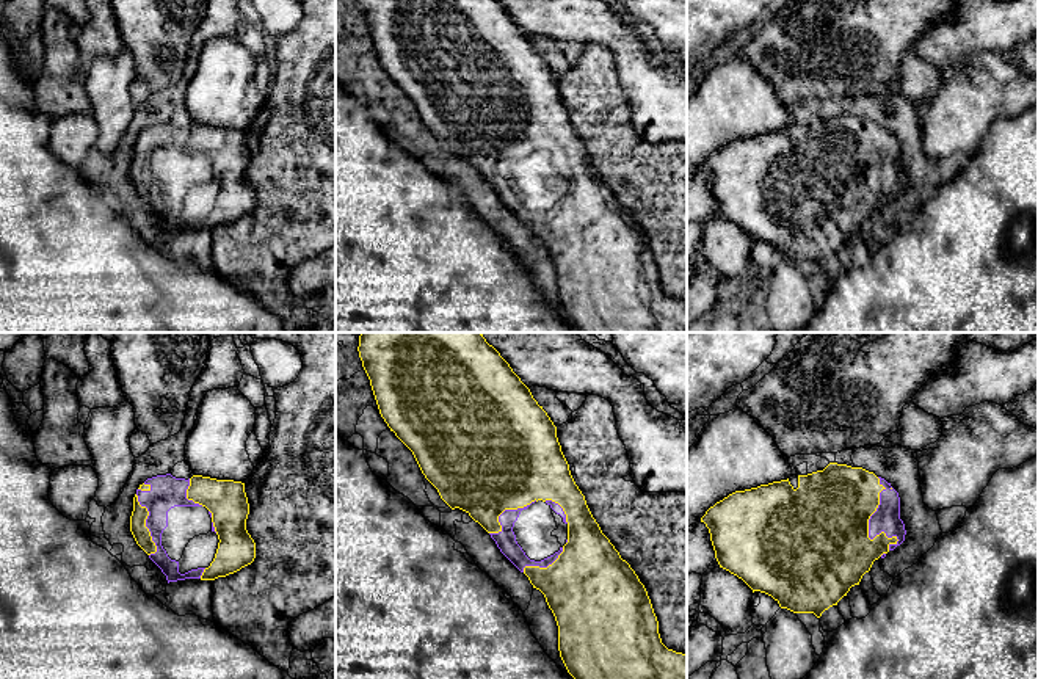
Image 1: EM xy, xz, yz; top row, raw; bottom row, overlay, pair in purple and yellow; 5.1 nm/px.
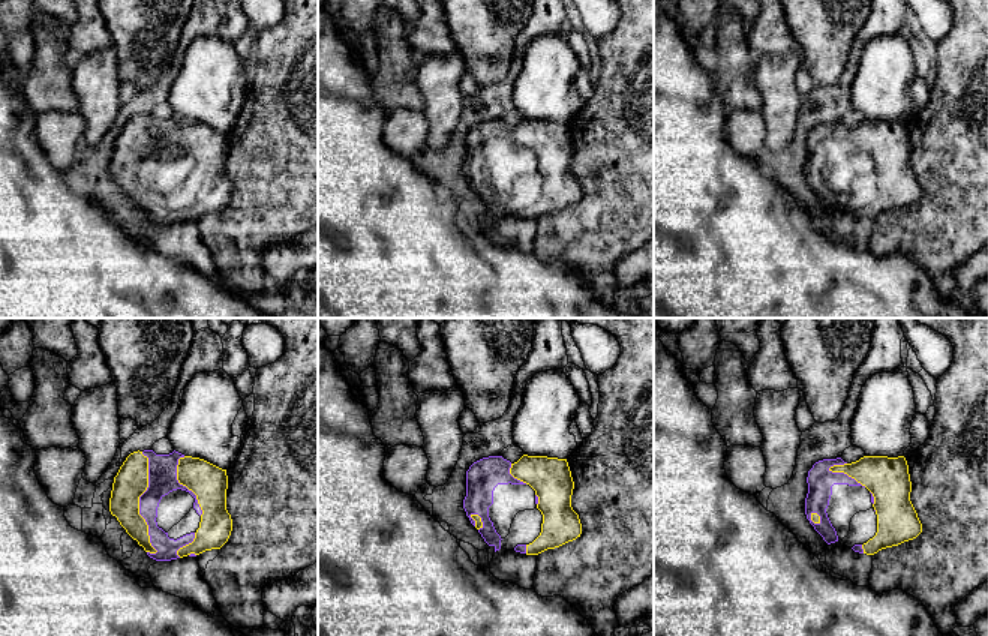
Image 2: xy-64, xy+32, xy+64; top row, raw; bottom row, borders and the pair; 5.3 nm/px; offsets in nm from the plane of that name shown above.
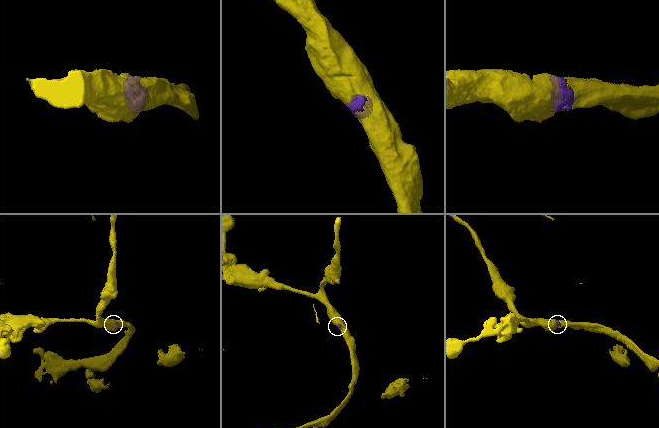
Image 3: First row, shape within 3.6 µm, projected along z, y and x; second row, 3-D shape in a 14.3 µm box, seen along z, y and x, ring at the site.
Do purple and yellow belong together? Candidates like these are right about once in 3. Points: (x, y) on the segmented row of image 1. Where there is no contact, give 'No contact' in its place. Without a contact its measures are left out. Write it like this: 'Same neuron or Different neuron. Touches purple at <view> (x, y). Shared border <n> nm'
Same neuron. Touches purple at yz (869, 527). Shared border 380 nm

